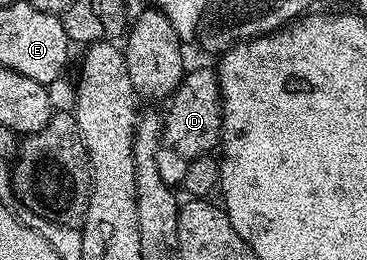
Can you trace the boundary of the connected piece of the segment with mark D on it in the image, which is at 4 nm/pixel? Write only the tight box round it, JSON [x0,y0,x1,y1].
[157,68,222,187]

